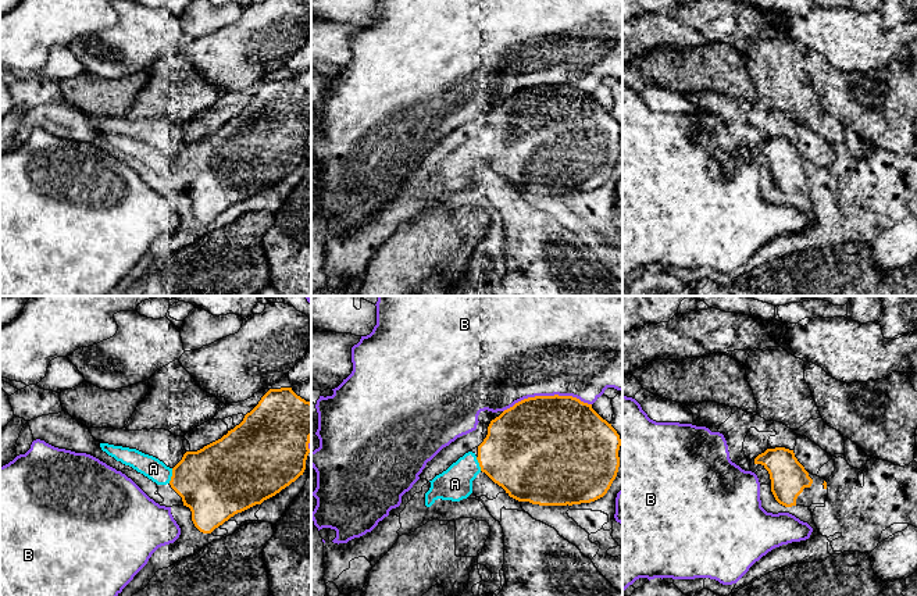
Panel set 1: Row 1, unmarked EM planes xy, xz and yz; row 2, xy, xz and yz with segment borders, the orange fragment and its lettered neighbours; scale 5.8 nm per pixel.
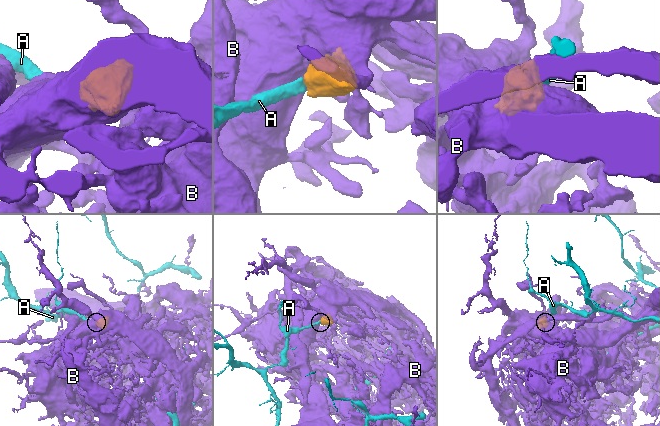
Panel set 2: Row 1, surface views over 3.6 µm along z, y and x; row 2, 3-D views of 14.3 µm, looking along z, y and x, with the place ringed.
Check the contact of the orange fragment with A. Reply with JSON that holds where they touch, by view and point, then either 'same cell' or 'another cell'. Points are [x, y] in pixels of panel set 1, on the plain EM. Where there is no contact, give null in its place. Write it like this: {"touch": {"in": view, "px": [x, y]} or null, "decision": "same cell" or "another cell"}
{"touch": {"in": "xy", "px": [172, 164]}, "decision": "same cell"}

